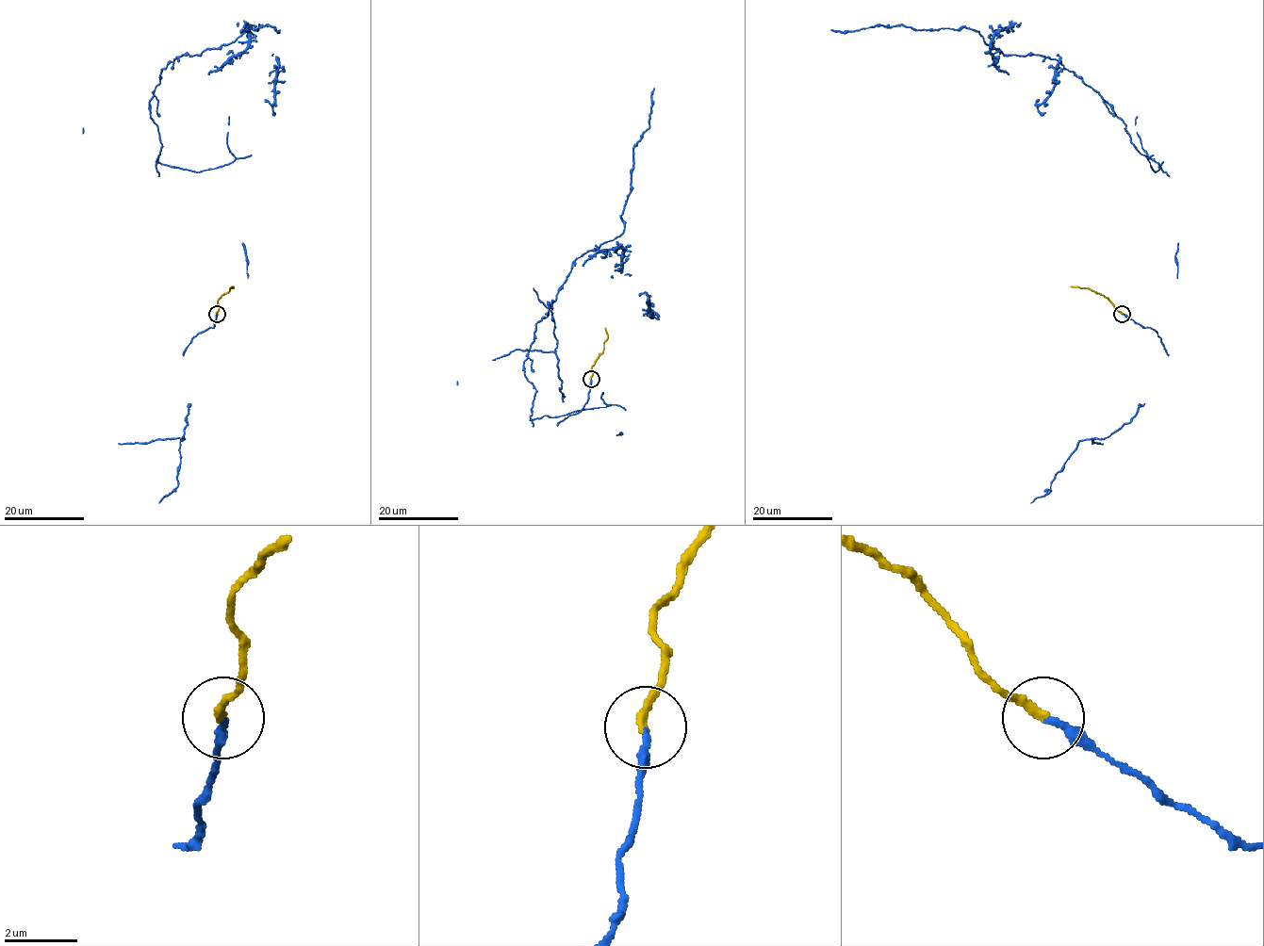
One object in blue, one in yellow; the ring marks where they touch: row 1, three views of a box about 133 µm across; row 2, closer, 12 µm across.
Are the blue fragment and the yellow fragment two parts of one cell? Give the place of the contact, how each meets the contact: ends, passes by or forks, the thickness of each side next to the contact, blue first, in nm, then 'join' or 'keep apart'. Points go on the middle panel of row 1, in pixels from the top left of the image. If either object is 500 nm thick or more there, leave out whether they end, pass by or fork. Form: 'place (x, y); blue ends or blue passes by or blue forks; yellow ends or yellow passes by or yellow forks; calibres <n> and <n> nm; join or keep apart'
place (591, 379); blue ends; yellow ends; calibres 240 and 240 nm; join

